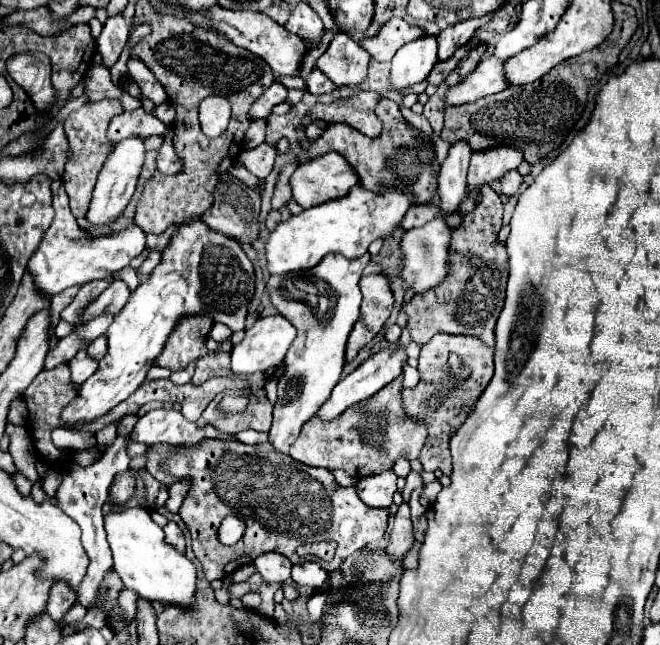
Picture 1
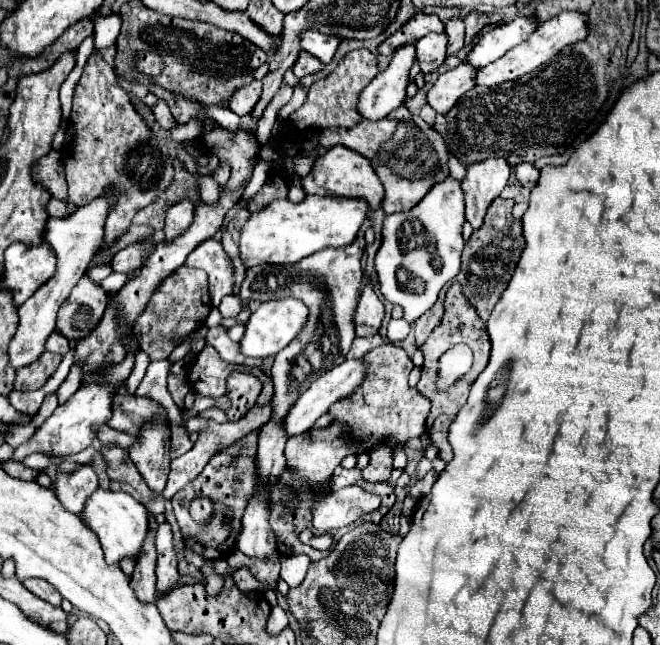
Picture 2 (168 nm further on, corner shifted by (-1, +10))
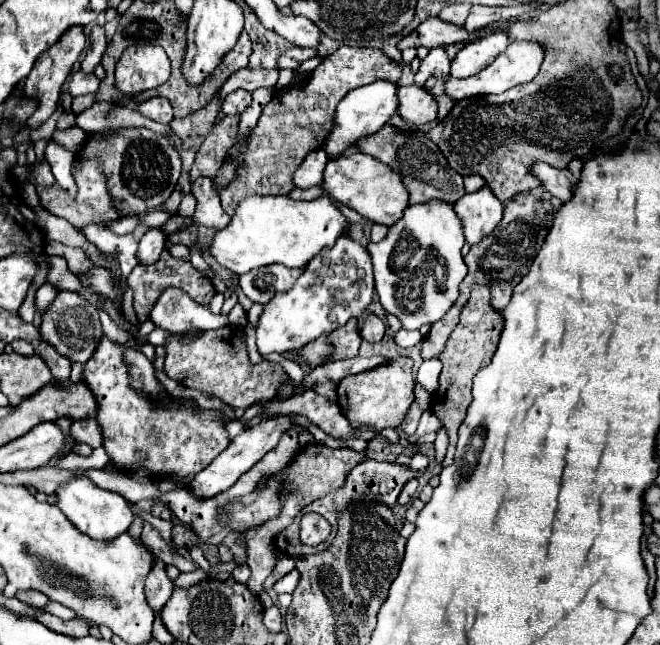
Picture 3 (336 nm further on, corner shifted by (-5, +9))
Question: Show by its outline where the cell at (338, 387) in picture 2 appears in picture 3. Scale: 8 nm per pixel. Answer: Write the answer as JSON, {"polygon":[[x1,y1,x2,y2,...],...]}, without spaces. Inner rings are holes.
{"polygon":[[282,414,282,416,274,416,274,418,262,420,250,428,246,428,242,434,238,434,230,442,230,448,226,448,222,454,218,454,218,458,214,458,214,462,210,462,210,466,206,466,206,470,202,470,194,476,194,480,190,482,190,490,198,498,210,498,214,494,228,490,244,472,248,472,258,460,262,460,262,456,266,452,270,452,292,426,294,426,294,420,288,414]]}

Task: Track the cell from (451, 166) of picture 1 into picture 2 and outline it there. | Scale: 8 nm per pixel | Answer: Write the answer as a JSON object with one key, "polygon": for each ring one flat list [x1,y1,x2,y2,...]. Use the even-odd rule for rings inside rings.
{"polygon":[[454,177,434,185,414,209,384,217,382,245,374,257,378,285,386,301,402,307,408,323,422,317,436,303,442,287,458,275,464,221,464,195]]}

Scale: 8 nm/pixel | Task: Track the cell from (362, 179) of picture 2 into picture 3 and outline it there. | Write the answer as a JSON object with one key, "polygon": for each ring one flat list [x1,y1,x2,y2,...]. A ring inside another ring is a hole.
{"polygon":[[354,152,348,156,340,154,338,158,330,158,324,170,322,190,324,194,332,196,336,202,346,204,354,208,358,214,362,214,364,218,384,226,392,226,402,216,404,208,408,206,406,202,408,190,402,184,400,176,394,170,390,170,386,164,362,152]]}

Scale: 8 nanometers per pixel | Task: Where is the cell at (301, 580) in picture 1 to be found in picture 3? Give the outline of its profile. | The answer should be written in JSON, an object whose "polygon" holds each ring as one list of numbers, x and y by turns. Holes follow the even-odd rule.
{"polygon":[[292,570,292,572,288,572,286,576,282,576,282,578,274,584,274,590,276,590,278,594,282,594,282,592,292,594,292,592,296,590,298,582,300,582,300,572,298,572,298,570]]}

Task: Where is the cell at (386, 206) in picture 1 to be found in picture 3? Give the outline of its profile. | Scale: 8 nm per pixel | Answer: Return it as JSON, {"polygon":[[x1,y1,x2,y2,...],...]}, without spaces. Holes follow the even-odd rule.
{"polygon":[[250,196,238,204,230,224,216,232,210,254,238,276,268,264,302,268,324,248,334,246,346,232,346,224,346,216,328,196,304,202,296,202,288,196]]}

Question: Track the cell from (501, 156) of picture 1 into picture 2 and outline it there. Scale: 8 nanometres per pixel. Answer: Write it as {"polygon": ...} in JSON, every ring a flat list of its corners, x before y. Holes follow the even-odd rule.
{"polygon":[[486,159,468,167,466,179,462,181,466,201,466,221,480,229,486,209,502,193,510,175,506,159]]}

